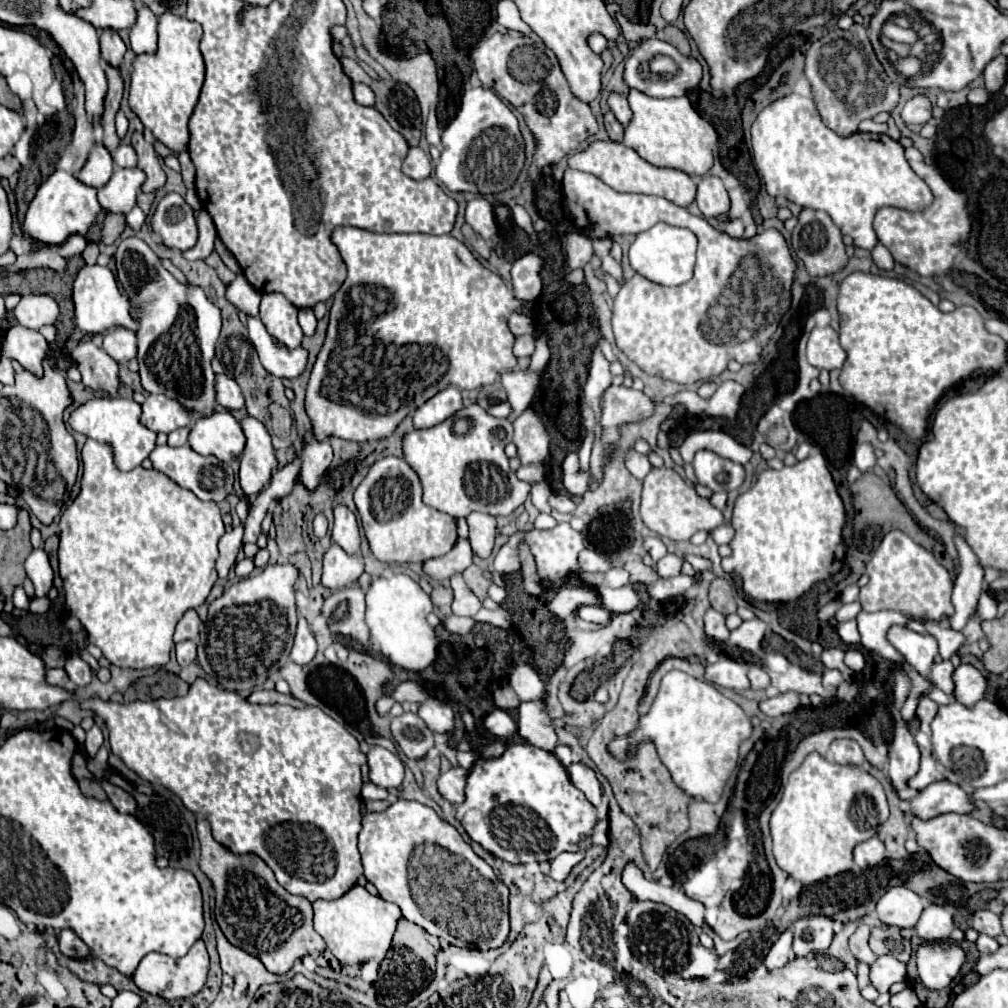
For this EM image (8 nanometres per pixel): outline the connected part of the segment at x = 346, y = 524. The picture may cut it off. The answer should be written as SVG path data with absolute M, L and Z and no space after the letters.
M338 504L334 508L334 526L332 526L332 540L342 546L346 552L354 554L360 550L360 536L356 516L348 506Z

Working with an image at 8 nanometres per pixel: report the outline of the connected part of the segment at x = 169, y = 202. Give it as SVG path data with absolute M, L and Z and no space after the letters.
M170 192L160 200L152 216L152 228L164 246L176 250L192 248L198 238L194 210L188 206L184 196L176 192Z

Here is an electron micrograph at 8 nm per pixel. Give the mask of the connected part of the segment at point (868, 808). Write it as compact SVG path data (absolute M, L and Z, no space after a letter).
M810 752L802 766L790 774L782 800L770 818L776 862L804 884L842 874L852 868L854 846L872 838L888 814L884 788L872 774L860 766L836 764Z

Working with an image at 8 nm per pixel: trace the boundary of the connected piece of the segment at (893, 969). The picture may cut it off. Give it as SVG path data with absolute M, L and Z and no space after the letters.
M878 956L870 964L870 982L878 992L888 992L894 982L906 980L906 964L894 956Z

